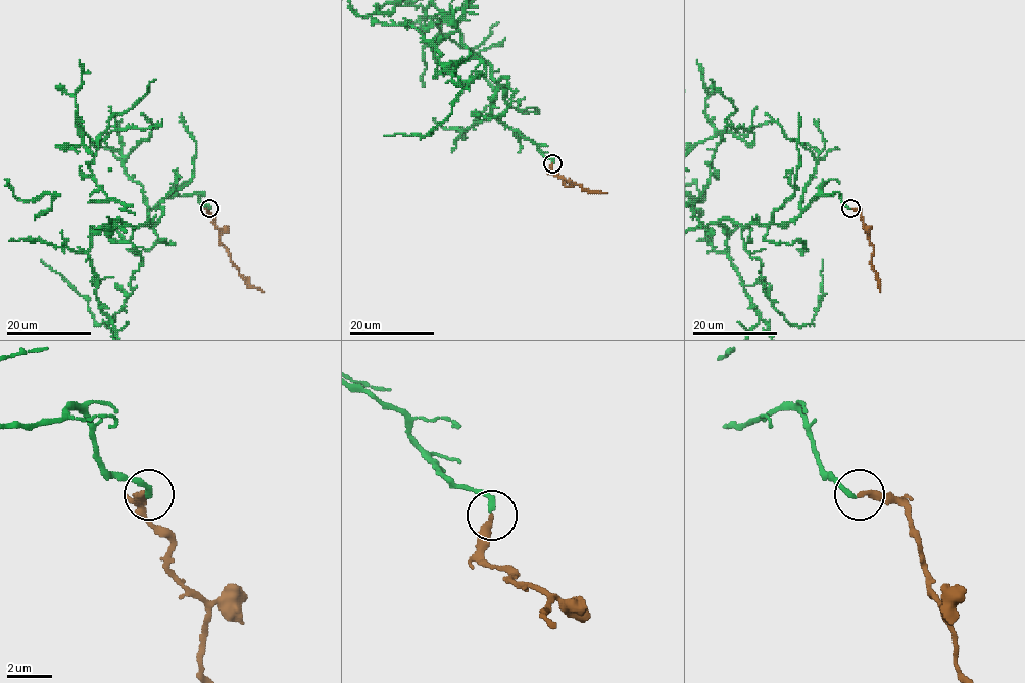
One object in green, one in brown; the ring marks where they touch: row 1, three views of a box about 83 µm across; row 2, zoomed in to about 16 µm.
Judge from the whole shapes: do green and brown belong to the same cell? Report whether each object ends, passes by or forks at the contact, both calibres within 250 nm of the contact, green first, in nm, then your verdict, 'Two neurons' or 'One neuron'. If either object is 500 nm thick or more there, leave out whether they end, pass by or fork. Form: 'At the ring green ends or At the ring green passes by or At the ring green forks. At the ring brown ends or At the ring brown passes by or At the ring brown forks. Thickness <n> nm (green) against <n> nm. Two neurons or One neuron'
At the ring green ends. At the ring brown ends. Thickness 240 nm (green) against 320 nm. One neuron

